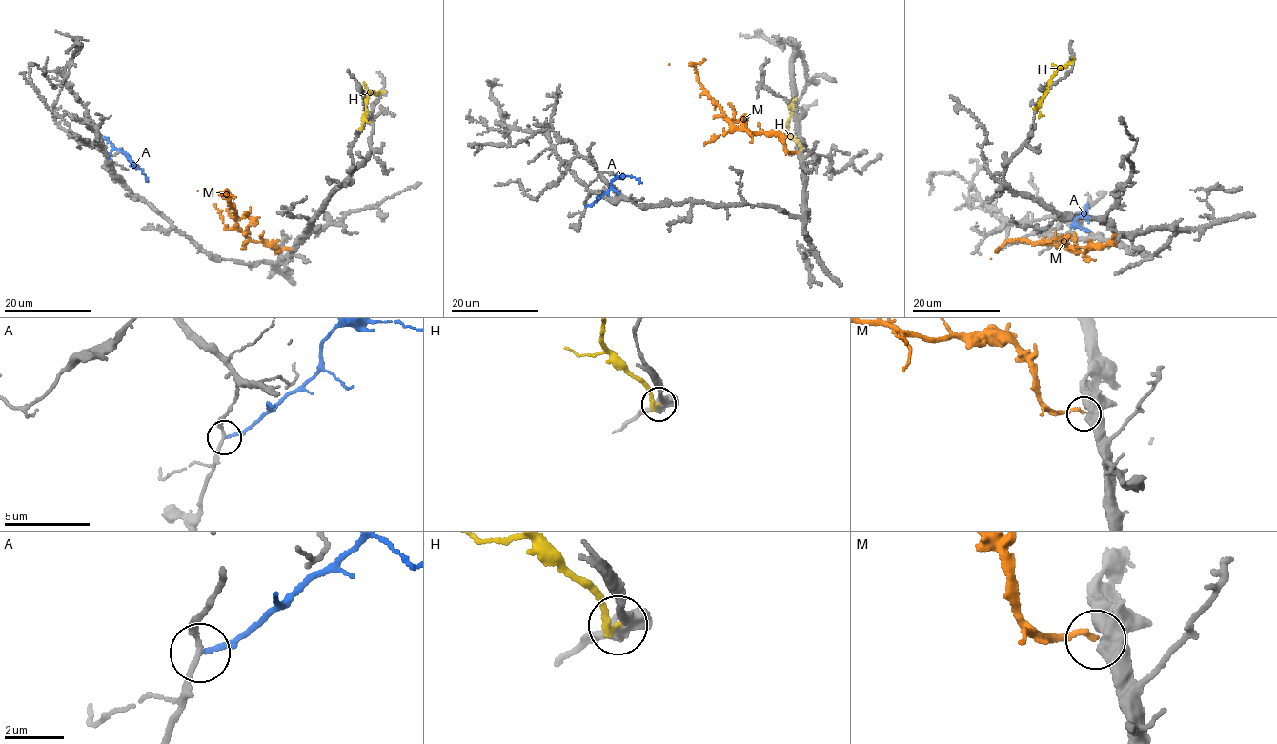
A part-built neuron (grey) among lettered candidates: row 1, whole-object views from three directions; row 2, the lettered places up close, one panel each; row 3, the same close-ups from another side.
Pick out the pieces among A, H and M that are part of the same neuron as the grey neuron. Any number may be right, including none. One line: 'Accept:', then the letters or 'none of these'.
Accept: M

